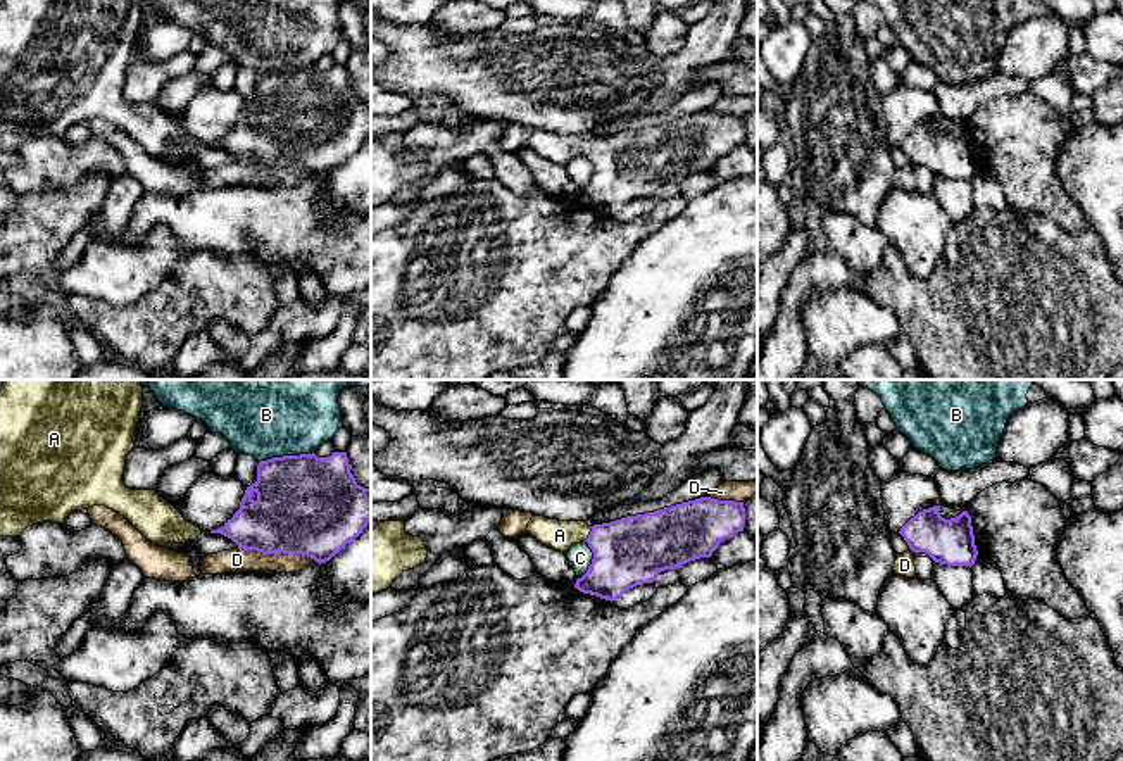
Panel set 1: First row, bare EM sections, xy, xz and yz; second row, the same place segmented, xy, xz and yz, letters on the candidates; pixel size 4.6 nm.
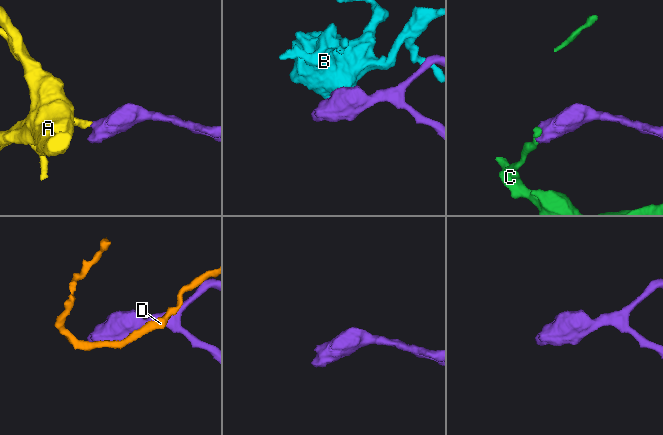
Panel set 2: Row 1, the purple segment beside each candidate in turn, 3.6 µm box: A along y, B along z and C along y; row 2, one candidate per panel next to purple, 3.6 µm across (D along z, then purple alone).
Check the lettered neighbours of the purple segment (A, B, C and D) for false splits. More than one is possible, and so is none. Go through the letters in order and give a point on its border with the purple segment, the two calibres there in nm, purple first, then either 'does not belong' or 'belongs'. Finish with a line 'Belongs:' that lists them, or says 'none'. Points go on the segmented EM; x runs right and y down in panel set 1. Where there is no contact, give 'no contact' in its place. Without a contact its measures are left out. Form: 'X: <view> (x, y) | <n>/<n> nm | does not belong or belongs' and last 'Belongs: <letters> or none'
A: xz (590, 534) | 320/140 nm | belongs
B: xy (285, 456) | 460/500 nm | does not belong
C: xz (592, 559) | 320/120 nm | does not belong
D: xy (280, 551) | 460/110 nm | does not belong
Belongs: A

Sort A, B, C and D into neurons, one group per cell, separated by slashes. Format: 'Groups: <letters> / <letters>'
Groups: A / B / C / D

